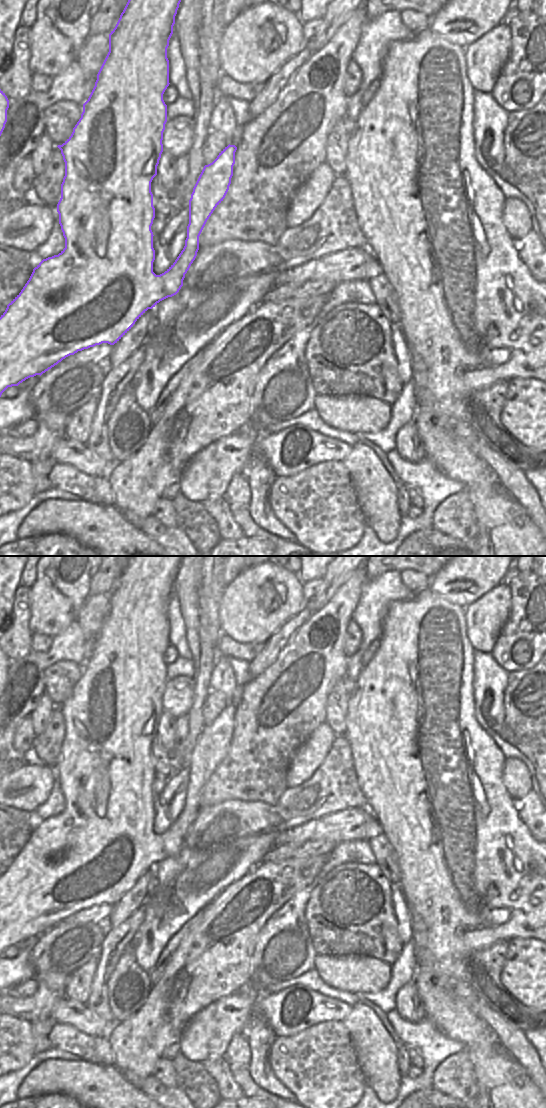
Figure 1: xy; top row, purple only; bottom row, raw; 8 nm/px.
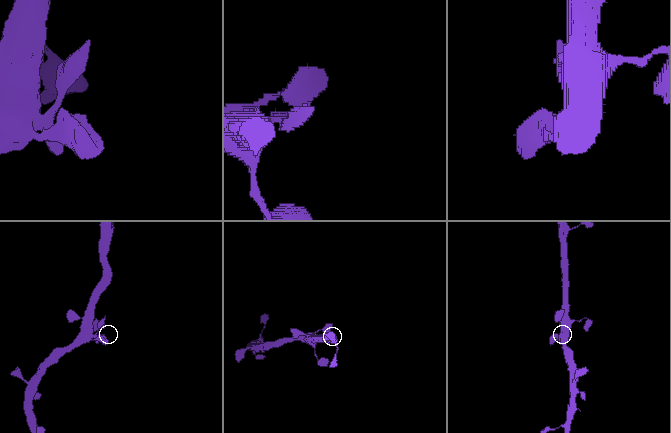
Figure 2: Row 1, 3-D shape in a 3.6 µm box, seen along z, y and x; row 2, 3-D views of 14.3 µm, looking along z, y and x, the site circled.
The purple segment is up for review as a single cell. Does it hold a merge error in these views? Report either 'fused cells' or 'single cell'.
single cell

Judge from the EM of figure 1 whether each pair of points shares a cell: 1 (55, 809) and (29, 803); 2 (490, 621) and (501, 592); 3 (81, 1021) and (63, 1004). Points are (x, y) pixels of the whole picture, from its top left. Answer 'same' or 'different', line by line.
1: different
2: same
3: same

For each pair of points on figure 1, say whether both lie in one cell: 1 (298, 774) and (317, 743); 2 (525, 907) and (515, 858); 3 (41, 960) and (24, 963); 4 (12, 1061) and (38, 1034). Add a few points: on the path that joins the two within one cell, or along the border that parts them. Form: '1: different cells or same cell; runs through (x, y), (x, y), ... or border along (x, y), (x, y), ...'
1: same cell; runs through (302, 766), (314, 751)
2: same cell; runs through (525, 895), (525, 892), (515, 882), (515, 870)
3: different cells; border along (30, 949), (30, 959), (35, 972)
4: different cells; border along (30, 1023), (35, 1052)

